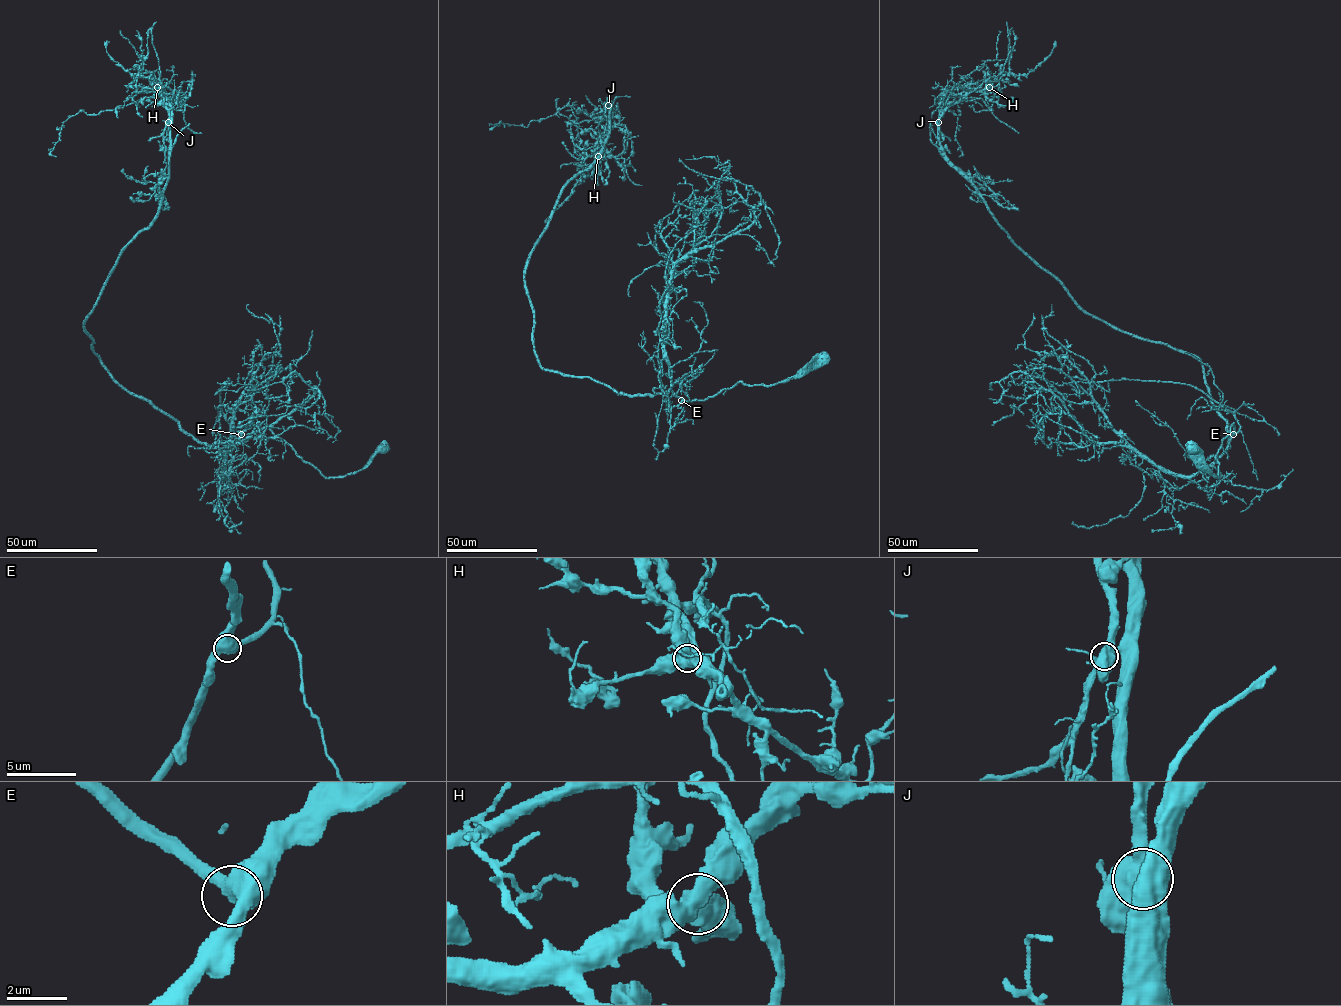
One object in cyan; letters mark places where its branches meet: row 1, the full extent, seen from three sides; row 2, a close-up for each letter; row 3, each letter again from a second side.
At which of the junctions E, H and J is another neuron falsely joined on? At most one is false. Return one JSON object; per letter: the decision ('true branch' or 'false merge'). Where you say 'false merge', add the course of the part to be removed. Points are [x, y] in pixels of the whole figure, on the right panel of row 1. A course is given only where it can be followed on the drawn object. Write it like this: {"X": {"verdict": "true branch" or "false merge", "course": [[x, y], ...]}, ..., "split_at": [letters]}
{"E": {"verdict": "true branch"}, "H": {"verdict": "true branch"}, "J": {"verdict": "false merge", "course": [[938, 122], [936, 145], [940, 154], [974, 182], [989, 188], [948, 162], [931, 142], [930, 123]]}, "split_at": ["J"]}

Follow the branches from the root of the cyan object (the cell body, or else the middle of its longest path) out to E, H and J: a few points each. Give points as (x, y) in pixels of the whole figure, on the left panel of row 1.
E: (383, 447), (355, 473), (325, 477), (264, 424), (252, 425), (241, 434)
H: (383, 447), (337, 477), (263, 423), (210, 448), (94, 352), (85, 320), (168, 177), (157, 87)
J: (383, 447), (337, 477), (263, 423), (230, 451), (210, 448), (94, 352), (85, 320), (159, 208), (168, 122)

